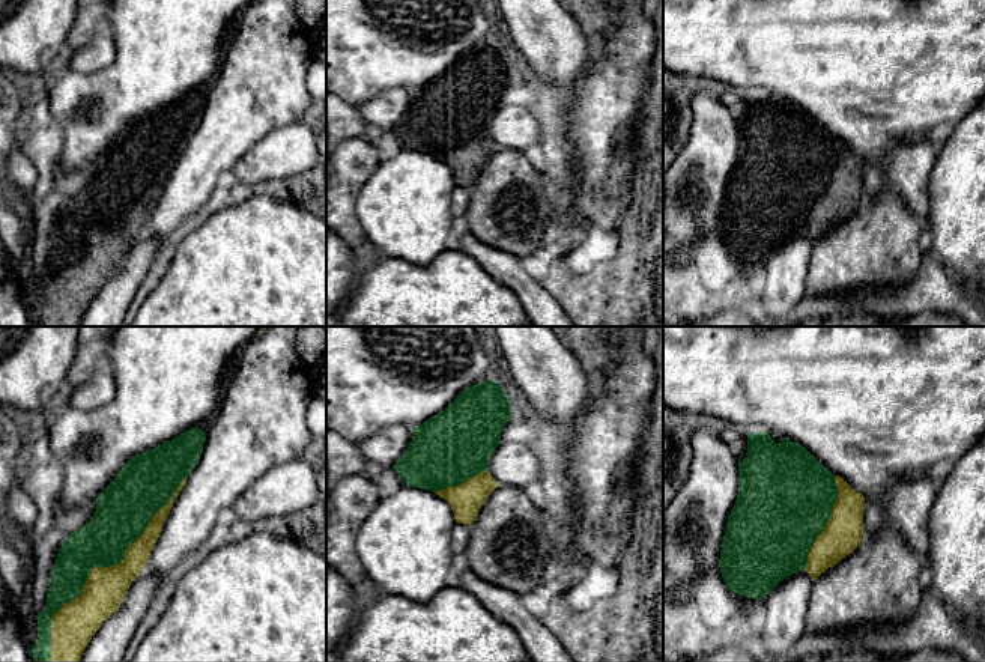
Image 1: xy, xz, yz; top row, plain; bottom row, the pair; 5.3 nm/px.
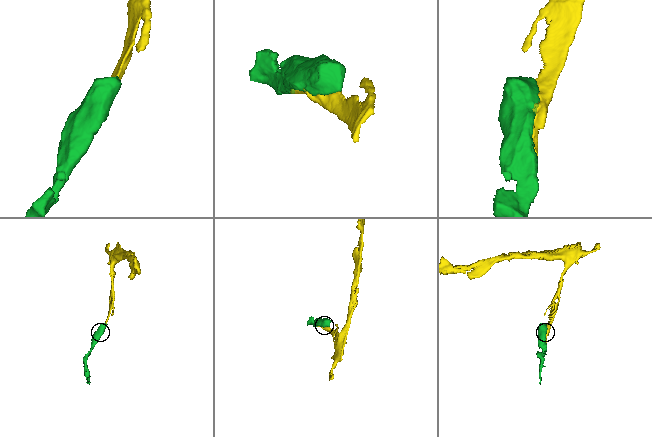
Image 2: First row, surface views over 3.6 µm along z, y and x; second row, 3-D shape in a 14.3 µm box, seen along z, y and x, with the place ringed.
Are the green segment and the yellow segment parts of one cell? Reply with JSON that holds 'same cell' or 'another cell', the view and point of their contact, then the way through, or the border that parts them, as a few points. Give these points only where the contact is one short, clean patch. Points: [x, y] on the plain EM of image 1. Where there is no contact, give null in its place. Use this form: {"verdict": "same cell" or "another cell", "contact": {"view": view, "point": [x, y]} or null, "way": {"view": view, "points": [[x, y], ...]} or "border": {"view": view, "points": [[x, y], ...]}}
{"verdict": "same cell", "contact": {"view": "xy", "point": [100, 227]}}

